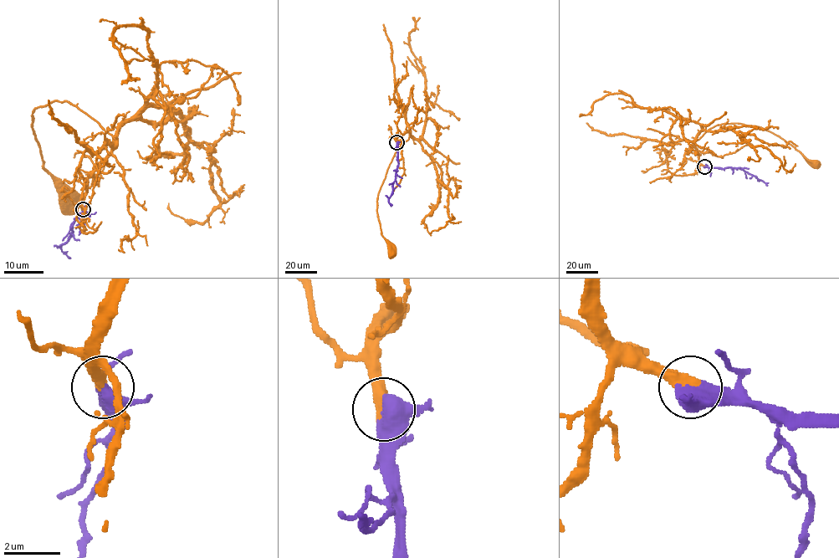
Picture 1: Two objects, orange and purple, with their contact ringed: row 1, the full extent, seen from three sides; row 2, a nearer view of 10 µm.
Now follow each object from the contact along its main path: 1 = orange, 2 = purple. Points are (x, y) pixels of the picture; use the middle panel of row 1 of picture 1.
1: (397, 142), (398, 136), (409, 132), (409, 139), (395, 154), (377, 201), (381, 234), (391, 246), (392, 252)
2: (397, 142), (398, 165), (392, 193), (388, 199), (391, 205)

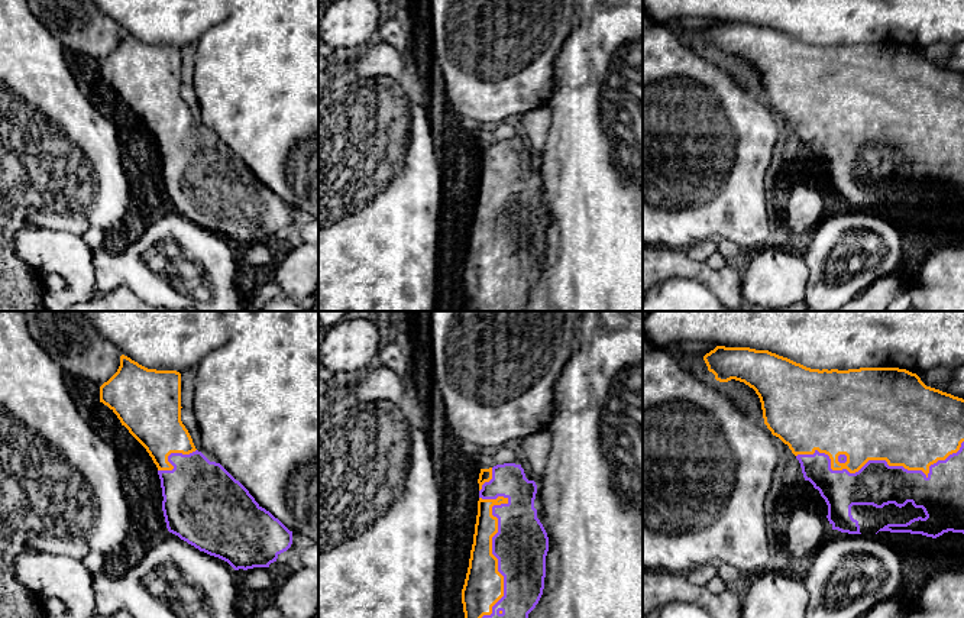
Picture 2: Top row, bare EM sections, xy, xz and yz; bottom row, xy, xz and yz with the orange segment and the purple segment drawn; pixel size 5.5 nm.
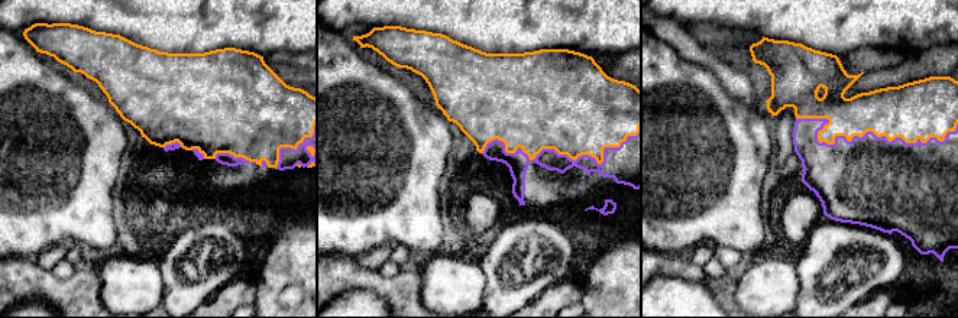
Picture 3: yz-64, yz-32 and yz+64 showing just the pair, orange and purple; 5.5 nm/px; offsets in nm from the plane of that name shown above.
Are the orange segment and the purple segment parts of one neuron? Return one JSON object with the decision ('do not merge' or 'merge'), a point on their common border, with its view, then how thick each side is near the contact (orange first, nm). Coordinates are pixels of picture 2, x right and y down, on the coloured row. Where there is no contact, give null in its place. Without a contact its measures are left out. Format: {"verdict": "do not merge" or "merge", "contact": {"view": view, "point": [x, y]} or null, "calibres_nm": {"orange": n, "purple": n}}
{"verdict": "merge", "contact": {"view": "yz", "point": [879, 459]}, "calibres_nm": {"orange": 500, "purple": 240}}

